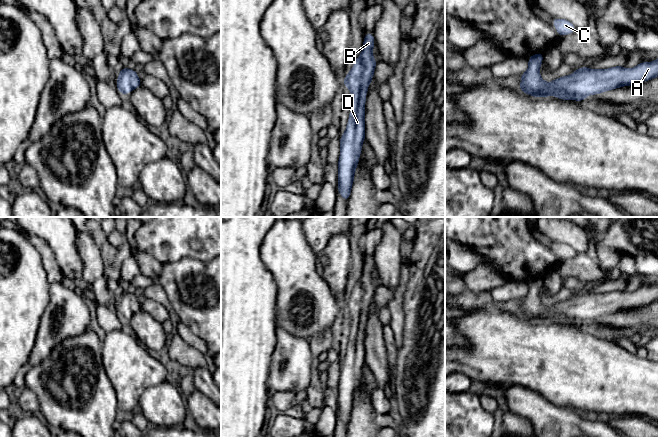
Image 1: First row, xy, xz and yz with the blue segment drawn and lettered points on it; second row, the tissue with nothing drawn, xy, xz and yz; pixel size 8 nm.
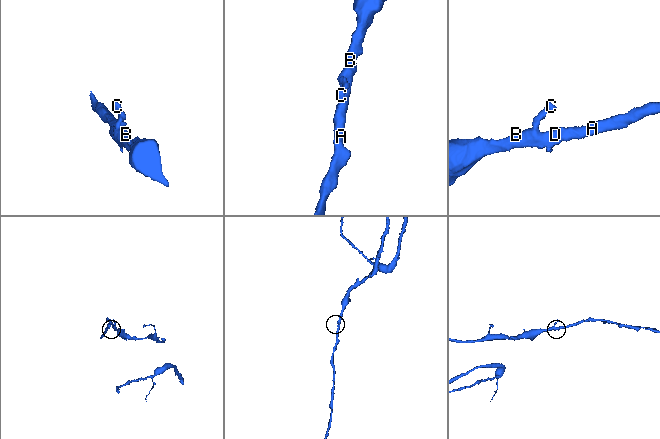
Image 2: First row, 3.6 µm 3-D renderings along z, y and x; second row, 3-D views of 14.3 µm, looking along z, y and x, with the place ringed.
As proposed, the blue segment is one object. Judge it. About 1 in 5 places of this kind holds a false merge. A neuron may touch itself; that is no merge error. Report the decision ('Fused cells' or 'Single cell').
Single cell

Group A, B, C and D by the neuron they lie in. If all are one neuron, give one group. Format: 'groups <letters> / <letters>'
groups A B C D

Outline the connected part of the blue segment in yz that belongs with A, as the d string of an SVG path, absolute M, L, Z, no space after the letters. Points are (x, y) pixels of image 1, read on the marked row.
M542 52L530 56L529 67L520 75L520 92L532 97L555 96L561 100L584 101L590 94L598 95L608 90L635 85L658 77L658 59L640 62L629 69L614 66L608 69L593 70L589 67L577 68L571 75L557 78L550 83L541 78L539 68L543 63Z

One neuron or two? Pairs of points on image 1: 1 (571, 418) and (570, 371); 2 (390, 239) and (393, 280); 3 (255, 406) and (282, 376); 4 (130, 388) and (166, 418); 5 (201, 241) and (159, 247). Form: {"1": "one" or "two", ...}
{"1": "two", "2": "one", "3": "two", "4": "two", "5": "one"}

